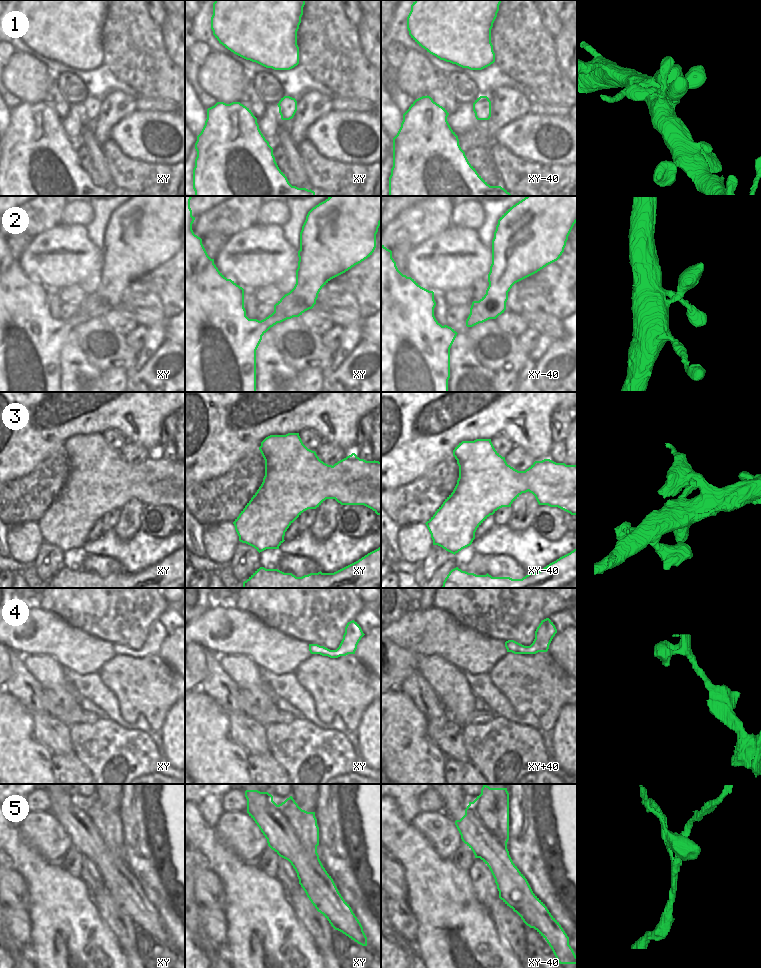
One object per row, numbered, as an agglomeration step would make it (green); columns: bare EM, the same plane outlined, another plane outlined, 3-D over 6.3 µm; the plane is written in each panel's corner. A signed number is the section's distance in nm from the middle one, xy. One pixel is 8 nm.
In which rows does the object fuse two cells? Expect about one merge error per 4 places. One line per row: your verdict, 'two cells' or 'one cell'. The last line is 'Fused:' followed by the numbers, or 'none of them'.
1: one cell
2: one cell
3: two cells
4: one cell
5: two cells
Fused: 3, 5

